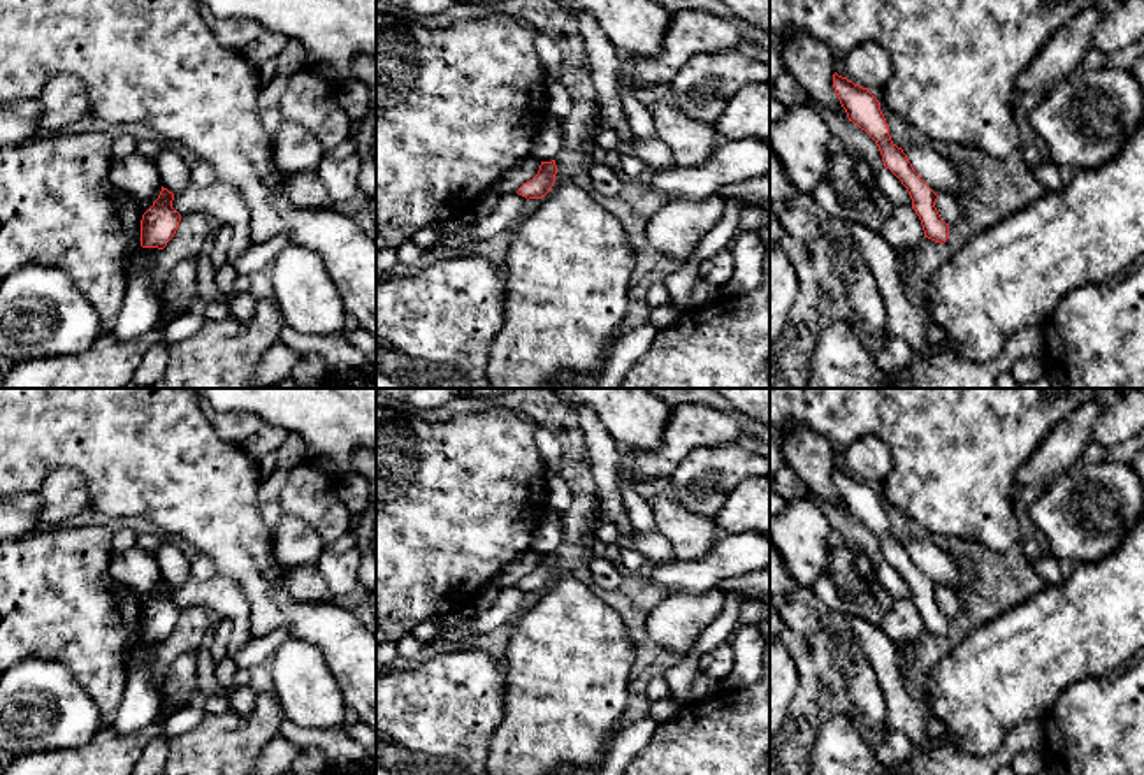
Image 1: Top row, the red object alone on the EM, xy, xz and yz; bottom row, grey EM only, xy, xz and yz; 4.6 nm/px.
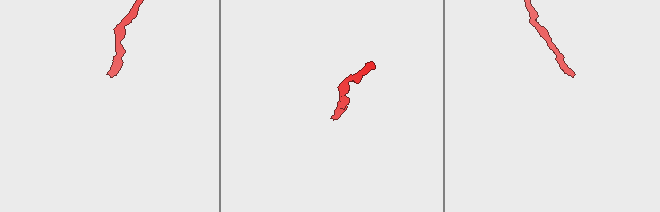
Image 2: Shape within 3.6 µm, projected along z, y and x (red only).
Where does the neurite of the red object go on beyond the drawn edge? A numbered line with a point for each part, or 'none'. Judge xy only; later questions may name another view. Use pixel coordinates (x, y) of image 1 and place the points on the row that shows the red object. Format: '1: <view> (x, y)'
none

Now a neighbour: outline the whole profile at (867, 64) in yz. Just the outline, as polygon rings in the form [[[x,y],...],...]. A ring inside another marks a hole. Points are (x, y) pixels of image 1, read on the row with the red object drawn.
[[[873,40],[859,42],[844,58],[847,79],[863,88],[882,90],[894,65],[882,46]]]

